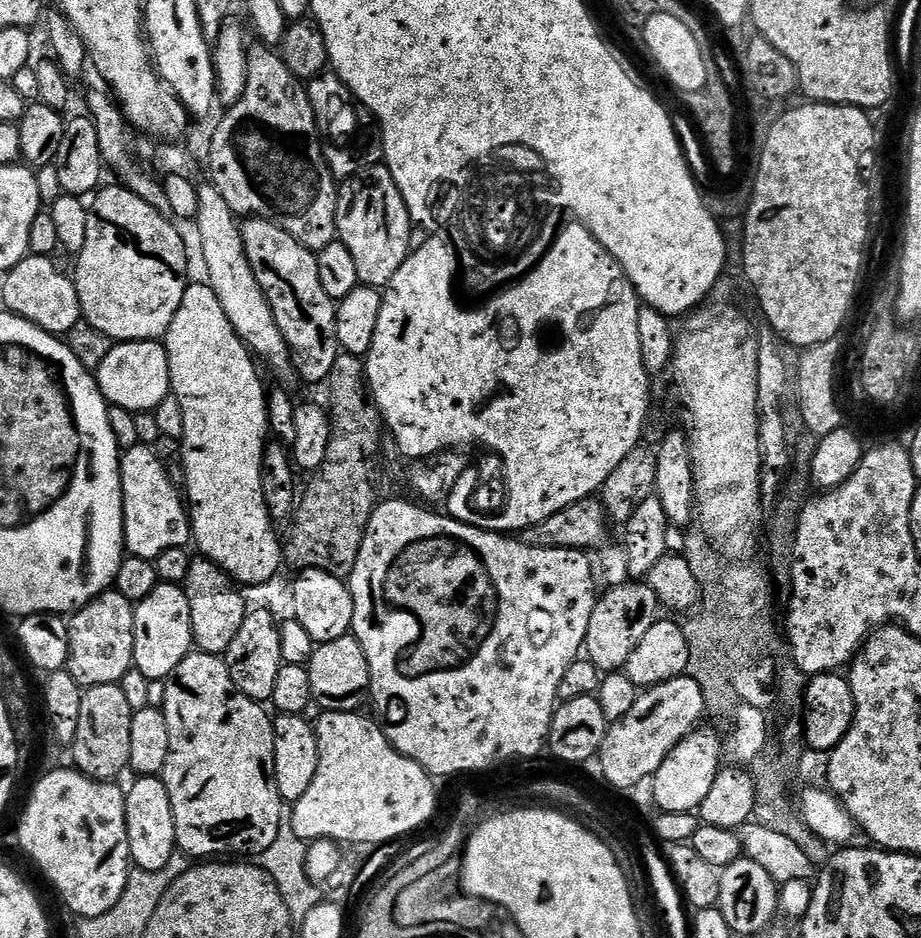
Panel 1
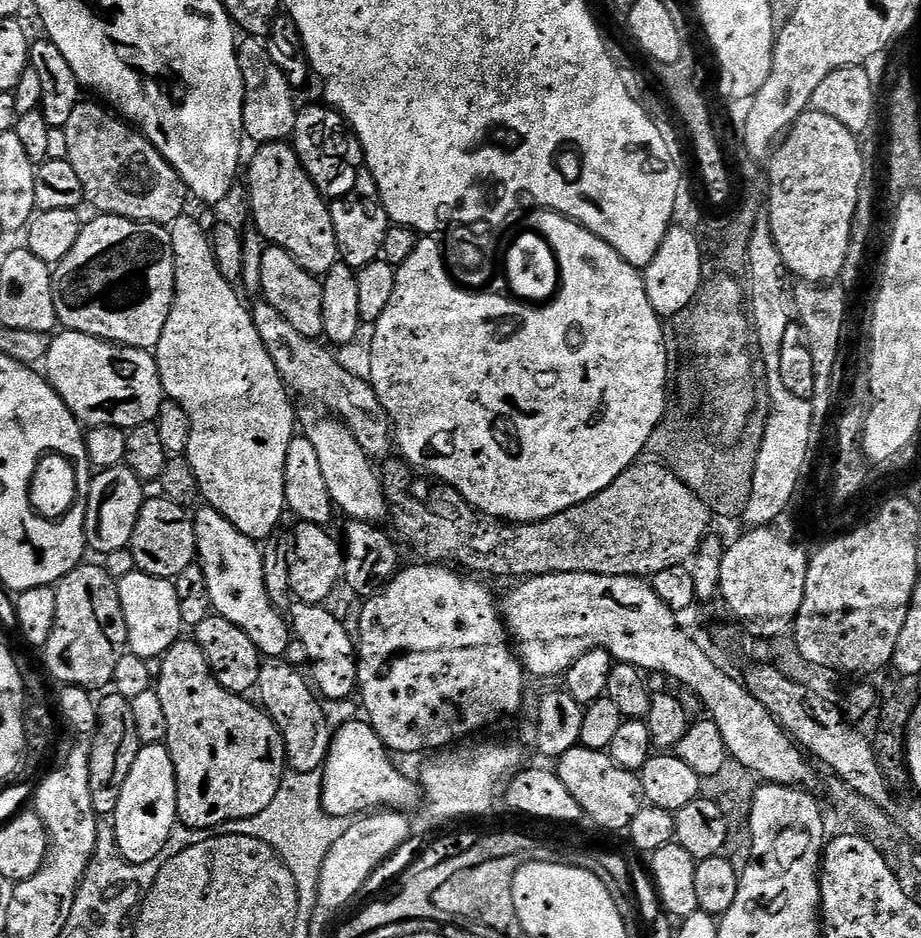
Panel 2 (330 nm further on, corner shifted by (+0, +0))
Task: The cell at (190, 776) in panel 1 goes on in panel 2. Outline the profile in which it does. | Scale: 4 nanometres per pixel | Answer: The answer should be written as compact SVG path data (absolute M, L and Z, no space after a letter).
M182 638L163 657L162 676L154 681L154 687L158 698L162 698L162 707L166 714L166 730L168 739L166 747L174 762L176 771L176 818L179 823L186 825L188 828L207 828L209 830L217 828L219 824L229 824L235 820L245 820L254 814L262 814L270 802L274 802L274 794L278 794L280 783L286 771L286 757L284 754L284 739L280 737L280 732L276 728L276 723L270 719L263 707L254 705L243 695L235 692L227 692L220 683L214 678L210 666L206 662L206 654L196 645L195 639Z

